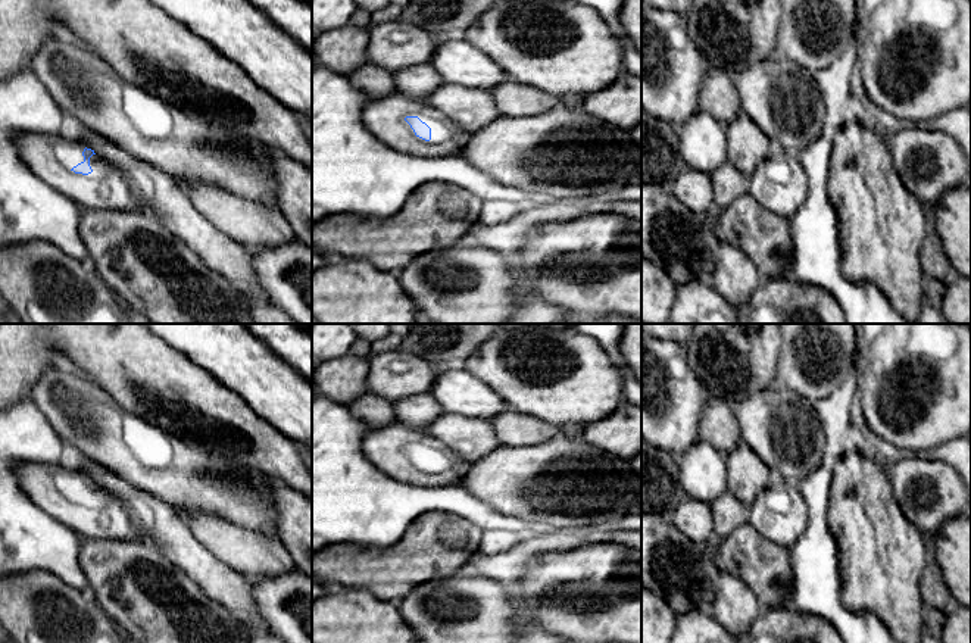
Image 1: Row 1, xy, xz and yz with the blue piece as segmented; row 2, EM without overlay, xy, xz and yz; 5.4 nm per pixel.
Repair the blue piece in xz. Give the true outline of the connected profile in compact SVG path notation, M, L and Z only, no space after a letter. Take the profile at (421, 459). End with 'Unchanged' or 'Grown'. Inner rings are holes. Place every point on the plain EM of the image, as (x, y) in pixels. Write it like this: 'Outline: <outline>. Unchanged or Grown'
Outline: M402 422L369 428L363 452L378 469L410 486L459 486L471 466L428 431Z. Grown

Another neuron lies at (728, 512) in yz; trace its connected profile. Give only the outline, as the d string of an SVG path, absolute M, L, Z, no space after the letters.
M725 490L714 500L711 508L714 536L718 541L727 539L739 525L749 521L749 508L746 508L730 490Z

